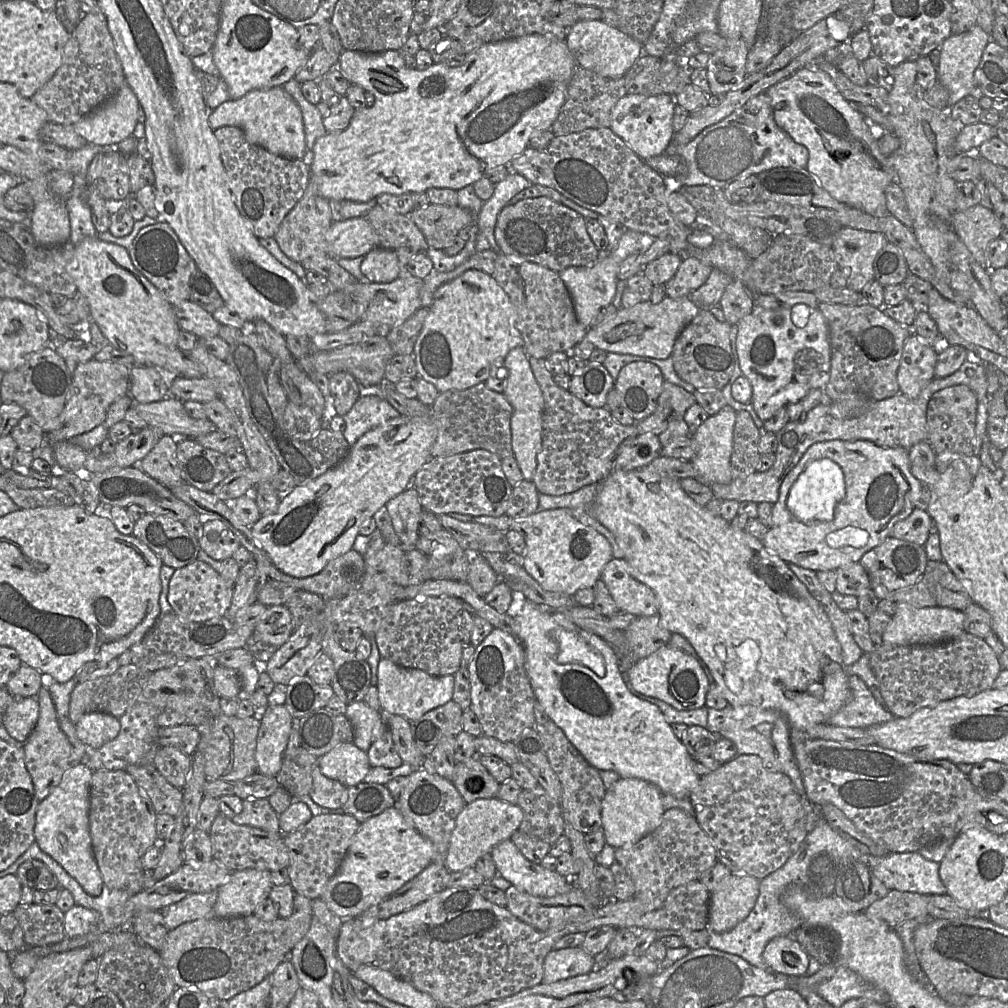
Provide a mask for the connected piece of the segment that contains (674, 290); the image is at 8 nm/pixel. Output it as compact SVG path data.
M694 257L683 258L675 275L664 284L668 297L688 297L709 278L713 268Z

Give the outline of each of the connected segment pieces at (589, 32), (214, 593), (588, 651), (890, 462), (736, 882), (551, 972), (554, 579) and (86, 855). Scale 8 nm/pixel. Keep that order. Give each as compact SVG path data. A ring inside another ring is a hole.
M601 19L578 20L567 32L565 42L578 65L607 78L624 76L644 53L640 42Z
M196 560L174 571L168 590L168 602L173 612L183 621L203 622L226 615L234 586L207 563Z
M526 598L521 613L516 616L514 622L519 626L517 640L523 645L525 651L525 669L530 680L536 700L542 705L549 718L560 727L570 742L597 770L612 770L623 778L638 778L656 785L663 794L670 794L677 798L688 798L690 792L699 781L699 775L693 770L692 756L672 731L671 725L666 721L664 714L658 706L642 700L631 693L623 678L619 659L611 646L598 635L583 630L569 621L562 613L546 612L538 605Z
M868 440L817 442L807 449L781 483L770 527L761 542L787 564L814 572L837 570L848 563L859 562L866 552L891 536L893 526L912 513L921 487L922 483L911 473L908 450L902 447L884 448ZM824 458L841 467L845 497L836 505L832 521L804 522L788 510L787 497L804 469L811 462Z
M731 874L711 893L708 929L724 933L734 929L753 910L760 880L746 874Z
M582 947L551 950L543 964L544 984L586 975L596 968L596 958L586 953Z
M568 508L537 511L513 519L509 530L521 534L525 551L520 559L527 573L547 591L573 596L583 588L593 588L605 565L613 558L612 547L605 536L582 524Z
M79 763L63 776L59 785L42 800L36 812L35 842L57 861L91 896L99 896L104 883L94 858L89 825L89 795L93 770Z

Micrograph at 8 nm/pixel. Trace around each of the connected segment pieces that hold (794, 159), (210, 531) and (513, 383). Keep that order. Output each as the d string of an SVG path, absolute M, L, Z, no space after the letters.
M766 93L750 98L743 106L733 111L726 118L702 130L686 145L676 144L672 140L666 153L677 156L683 164L683 171L680 174L665 177L669 188L678 190L681 186L697 185L706 185L723 190L736 180L741 180L751 175L758 175L773 168L806 168L809 159L807 148L796 143L776 124L771 99Z
M203 520L202 526L199 545L211 558L223 561L241 546L237 536L220 520Z
M523 347L512 349L505 356L504 367L507 375L504 379L503 394L512 406L510 427L513 457L517 461L524 479L532 481L537 466L537 455L542 448L544 397L531 370L529 356Z

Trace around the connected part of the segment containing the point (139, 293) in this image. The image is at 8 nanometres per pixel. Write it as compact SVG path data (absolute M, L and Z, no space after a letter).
M85 238L75 245L74 255L68 264L77 290L85 296L90 306L90 319L117 350L131 355L141 366L153 366L163 371L169 378L181 376L183 361L177 345L180 328L174 307L160 291L133 265L126 248L96 238Z

